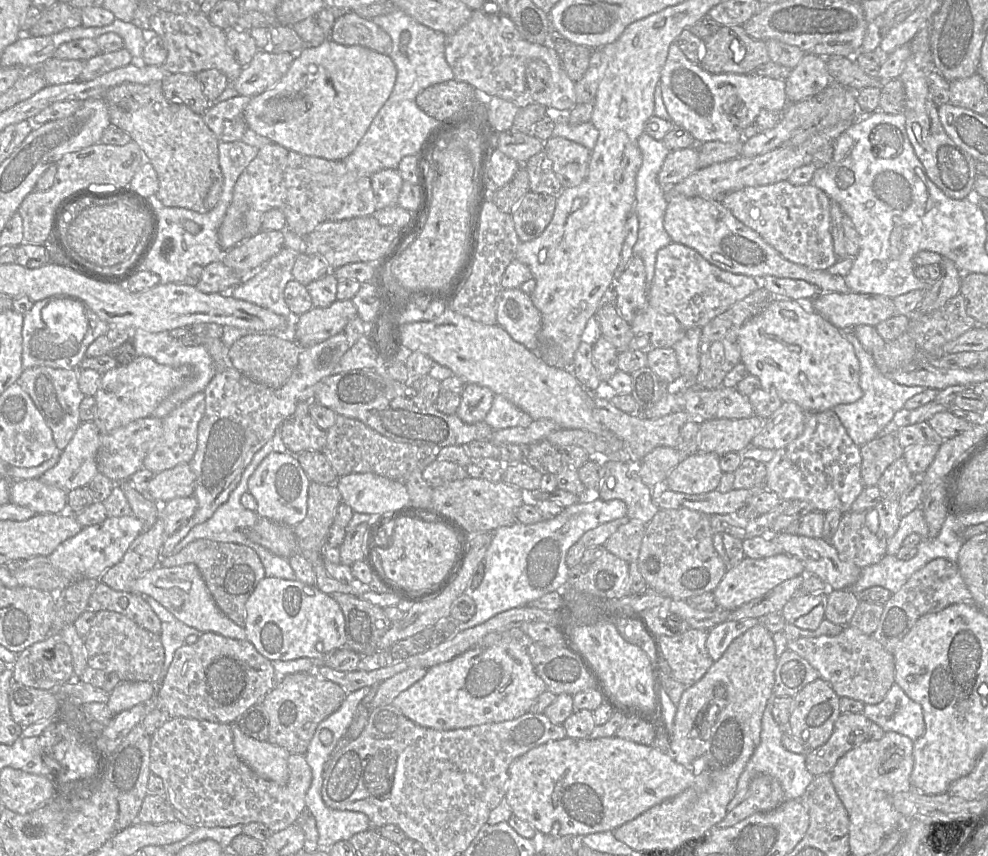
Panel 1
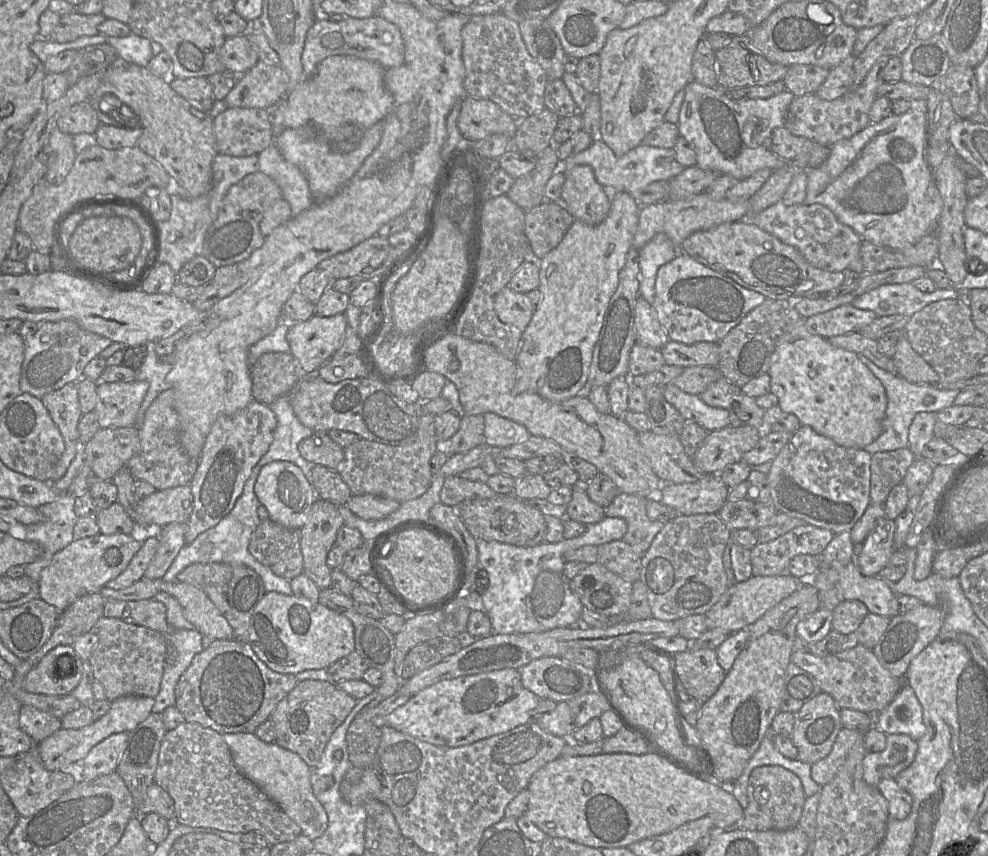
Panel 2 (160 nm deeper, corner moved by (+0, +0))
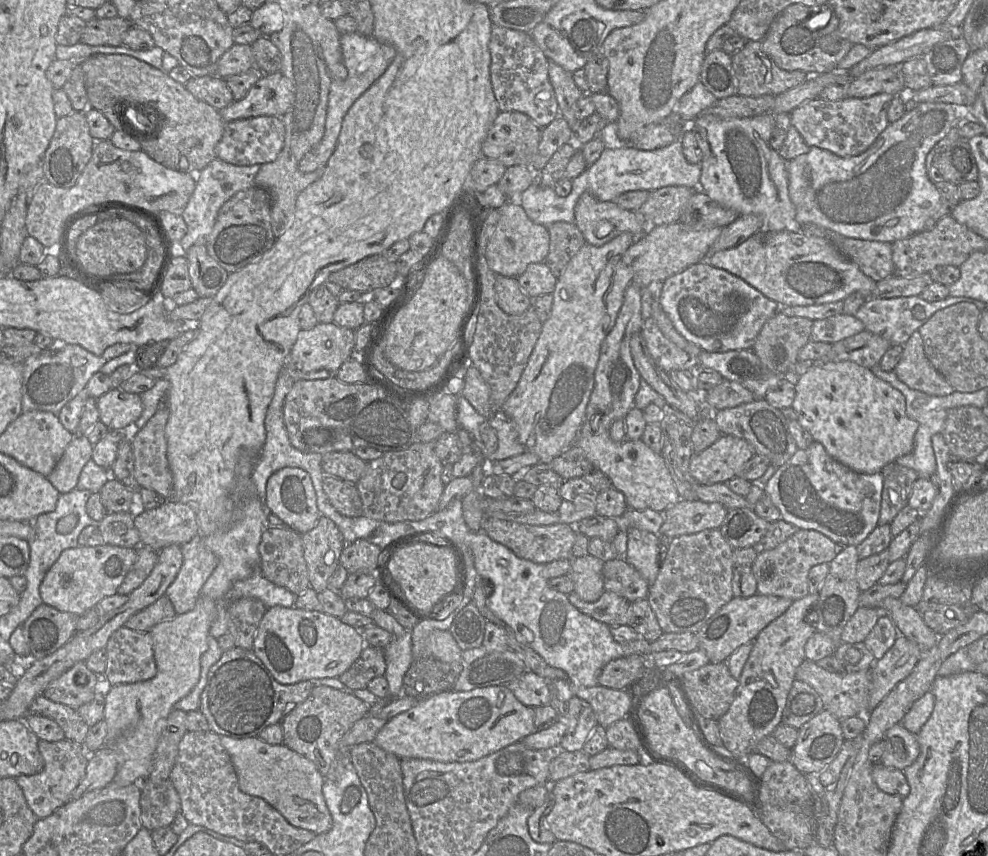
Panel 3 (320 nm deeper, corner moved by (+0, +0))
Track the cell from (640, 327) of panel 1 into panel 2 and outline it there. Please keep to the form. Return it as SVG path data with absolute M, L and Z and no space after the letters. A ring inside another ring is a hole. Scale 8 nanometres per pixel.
M669 340L660 351L667 365L681 367L709 366L716 368L719 363L718 343L697 342L684 344Z

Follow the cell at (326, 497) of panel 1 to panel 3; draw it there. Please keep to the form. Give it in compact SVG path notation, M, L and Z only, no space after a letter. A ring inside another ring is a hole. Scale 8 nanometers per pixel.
M320 516L316 526L301 538L310 587L322 592L329 587L329 580L340 564L344 539L337 525L326 516Z

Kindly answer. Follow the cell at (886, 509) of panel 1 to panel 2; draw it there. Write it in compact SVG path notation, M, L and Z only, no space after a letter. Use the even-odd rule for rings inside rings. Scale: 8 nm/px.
M879 519L863 543L854 544L854 561L864 576L876 576L894 552L895 521Z

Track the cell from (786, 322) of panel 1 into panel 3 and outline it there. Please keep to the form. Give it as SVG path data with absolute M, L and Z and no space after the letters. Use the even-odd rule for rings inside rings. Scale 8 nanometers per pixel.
M852 361L814 363L799 377L794 386L796 394L791 408L797 414L796 421L811 434L815 441L823 445L831 457L846 467L858 473L878 473L888 463L895 462L897 458L907 455L913 450L914 437L919 425L917 421L907 416L905 397L889 383L877 377L870 369Z

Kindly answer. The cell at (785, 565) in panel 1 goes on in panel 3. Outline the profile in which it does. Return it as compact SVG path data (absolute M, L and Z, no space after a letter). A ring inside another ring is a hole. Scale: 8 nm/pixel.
M759 593L748 598L733 597L697 632L698 649L707 655L711 663L726 662L741 645L753 643L765 627L788 610L792 602L791 599Z

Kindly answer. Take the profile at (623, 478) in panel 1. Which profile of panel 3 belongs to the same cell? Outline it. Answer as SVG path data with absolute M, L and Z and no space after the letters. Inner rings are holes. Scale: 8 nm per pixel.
M628 528L625 560L652 585L657 579L666 553L666 542L660 534Z

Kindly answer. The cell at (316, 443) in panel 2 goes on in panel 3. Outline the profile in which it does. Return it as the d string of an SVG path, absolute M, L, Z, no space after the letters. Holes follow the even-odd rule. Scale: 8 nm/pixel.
M336 451L323 454L321 466L324 473L356 484L364 474L367 462L352 451Z

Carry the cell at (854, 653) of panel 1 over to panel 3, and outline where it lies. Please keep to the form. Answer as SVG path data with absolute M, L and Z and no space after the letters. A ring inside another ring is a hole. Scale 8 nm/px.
M805 659L797 668L795 679L809 684L820 696L823 708L838 720L857 715L866 715L871 690L871 670L850 673L832 673L815 662Z

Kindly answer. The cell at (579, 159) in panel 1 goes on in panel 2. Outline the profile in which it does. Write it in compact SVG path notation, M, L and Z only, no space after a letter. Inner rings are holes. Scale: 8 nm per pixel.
M577 165L564 174L565 182L560 193L560 202L575 220L590 226L600 224L609 214L612 193L597 182L589 165Z

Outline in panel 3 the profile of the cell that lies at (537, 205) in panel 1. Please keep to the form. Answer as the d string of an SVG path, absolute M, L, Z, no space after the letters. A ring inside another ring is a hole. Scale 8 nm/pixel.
M554 222L547 227L547 230L550 241L544 263L558 278L586 242L575 223Z

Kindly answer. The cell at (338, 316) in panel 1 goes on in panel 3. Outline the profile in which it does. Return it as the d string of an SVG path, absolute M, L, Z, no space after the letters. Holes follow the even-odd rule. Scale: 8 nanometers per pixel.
M334 322L317 323L312 329L300 330L286 361L286 368L294 379L318 380L336 377L341 365L355 351L355 331Z

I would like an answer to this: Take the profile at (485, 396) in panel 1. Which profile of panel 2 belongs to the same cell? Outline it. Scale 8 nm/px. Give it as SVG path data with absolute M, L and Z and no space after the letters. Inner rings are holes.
M465 414L452 438L438 440L437 451L448 455L467 452L485 442L484 428L484 415Z

